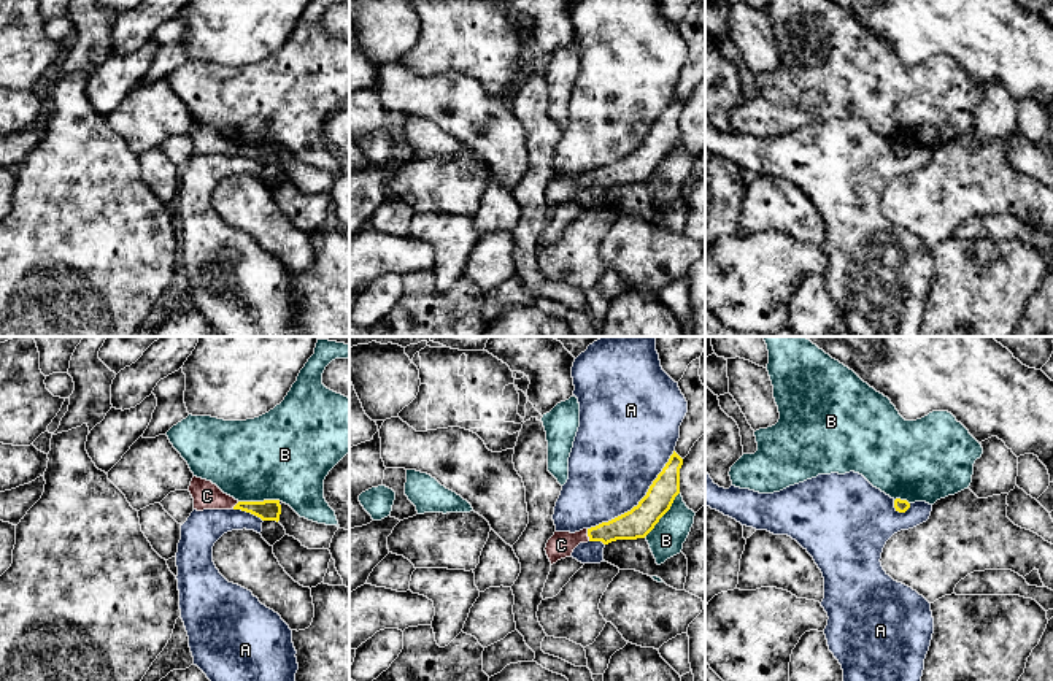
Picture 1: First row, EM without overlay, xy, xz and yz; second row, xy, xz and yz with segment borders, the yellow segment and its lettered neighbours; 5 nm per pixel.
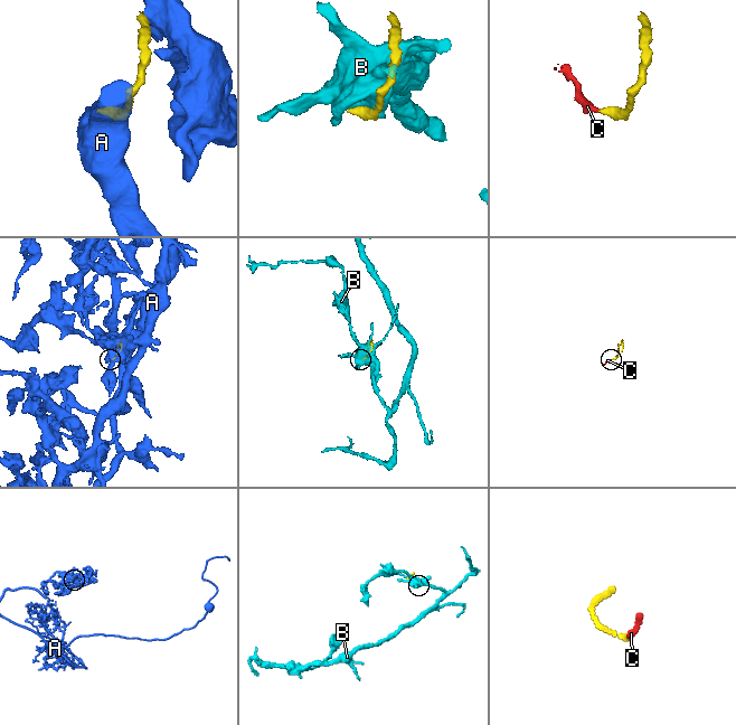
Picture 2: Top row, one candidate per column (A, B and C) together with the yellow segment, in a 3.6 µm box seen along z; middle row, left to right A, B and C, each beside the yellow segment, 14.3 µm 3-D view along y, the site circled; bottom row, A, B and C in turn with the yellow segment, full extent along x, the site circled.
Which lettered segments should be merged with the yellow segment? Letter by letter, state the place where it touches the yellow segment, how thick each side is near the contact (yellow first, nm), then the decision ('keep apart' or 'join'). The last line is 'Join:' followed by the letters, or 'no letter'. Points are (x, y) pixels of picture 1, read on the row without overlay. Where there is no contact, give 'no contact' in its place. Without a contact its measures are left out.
A: xz (639, 146) | 150/440 nm | keep apart
B: xz (664, 157) | 150/180 nm | keep apart
C: xz (588, 180) | 150/140 nm | join
Join: C

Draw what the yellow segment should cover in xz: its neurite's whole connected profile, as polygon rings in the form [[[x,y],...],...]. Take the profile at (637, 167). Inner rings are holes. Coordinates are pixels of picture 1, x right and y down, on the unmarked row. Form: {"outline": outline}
{"outline": [[[673,95],[669,106],[650,130],[646,140],[631,156],[580,176],[554,176],[546,187],[546,200],[553,208],[570,202],[580,187],[645,183],[659,164],[670,154],[680,138],[680,113],[683,103]]]}

